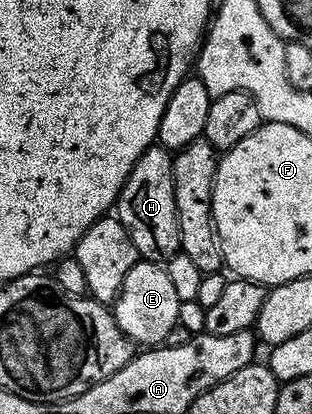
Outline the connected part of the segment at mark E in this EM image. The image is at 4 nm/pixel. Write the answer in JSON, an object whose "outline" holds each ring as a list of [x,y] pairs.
{"outline":[[[141,260],[129,271],[127,278],[123,278],[123,286],[111,305],[113,321],[124,336],[128,336],[138,345],[157,346],[165,341],[171,326],[178,323],[181,302],[164,267],[152,260]]]}

